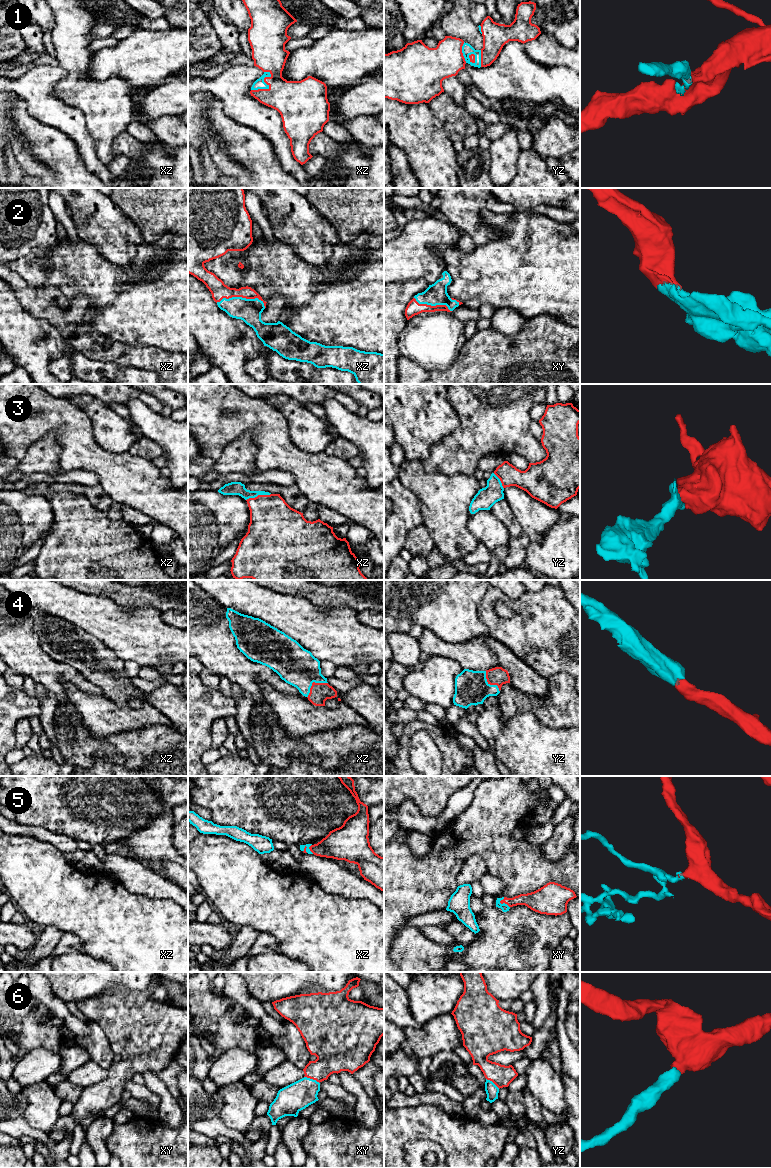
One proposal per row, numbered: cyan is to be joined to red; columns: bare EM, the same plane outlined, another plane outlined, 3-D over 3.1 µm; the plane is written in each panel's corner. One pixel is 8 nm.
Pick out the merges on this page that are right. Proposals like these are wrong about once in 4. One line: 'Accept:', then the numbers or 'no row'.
Accept: 1, 2, 3, 4, 5, 6

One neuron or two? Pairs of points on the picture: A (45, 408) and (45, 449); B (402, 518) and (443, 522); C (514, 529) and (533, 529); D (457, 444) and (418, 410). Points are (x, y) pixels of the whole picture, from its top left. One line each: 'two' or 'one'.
A: two
B: two
C: two
D: two

